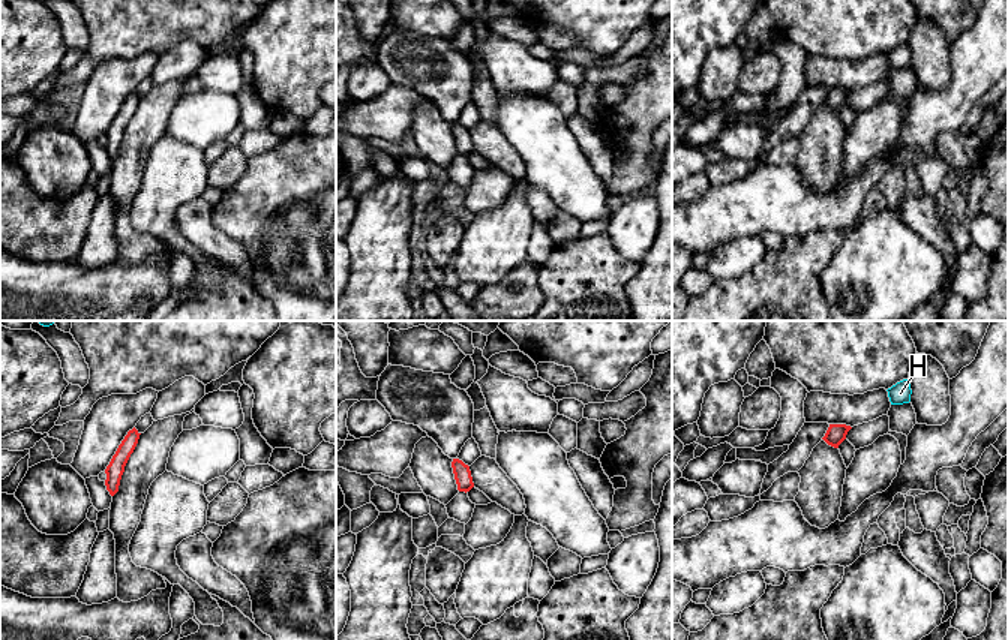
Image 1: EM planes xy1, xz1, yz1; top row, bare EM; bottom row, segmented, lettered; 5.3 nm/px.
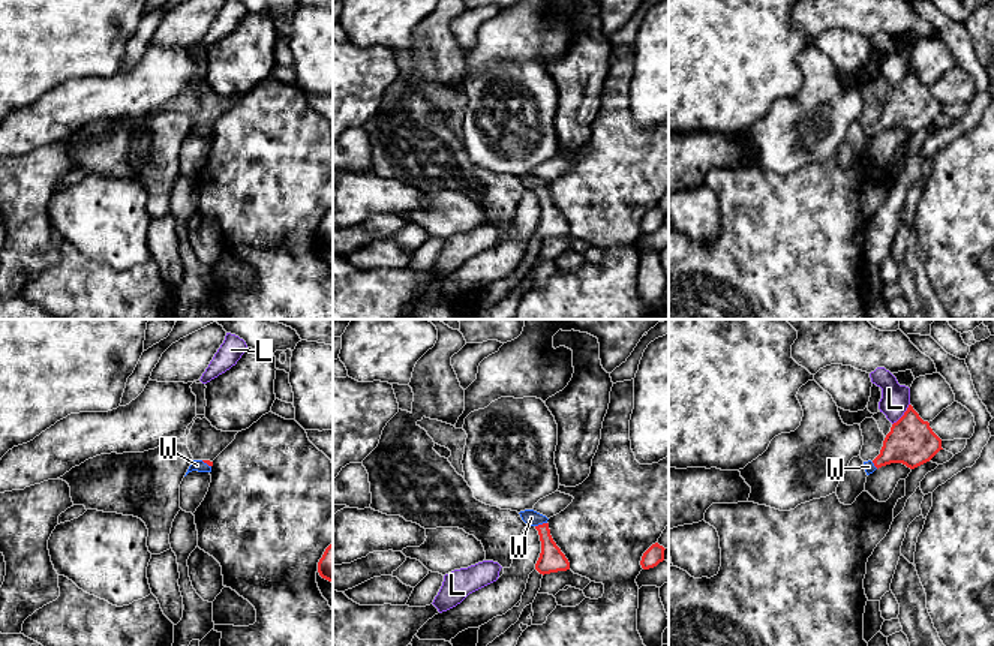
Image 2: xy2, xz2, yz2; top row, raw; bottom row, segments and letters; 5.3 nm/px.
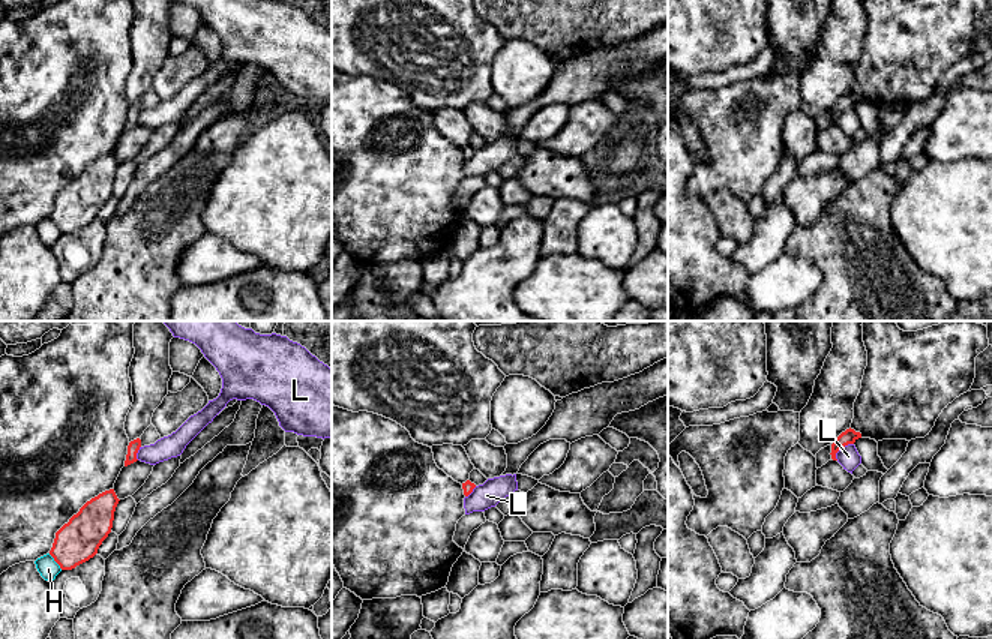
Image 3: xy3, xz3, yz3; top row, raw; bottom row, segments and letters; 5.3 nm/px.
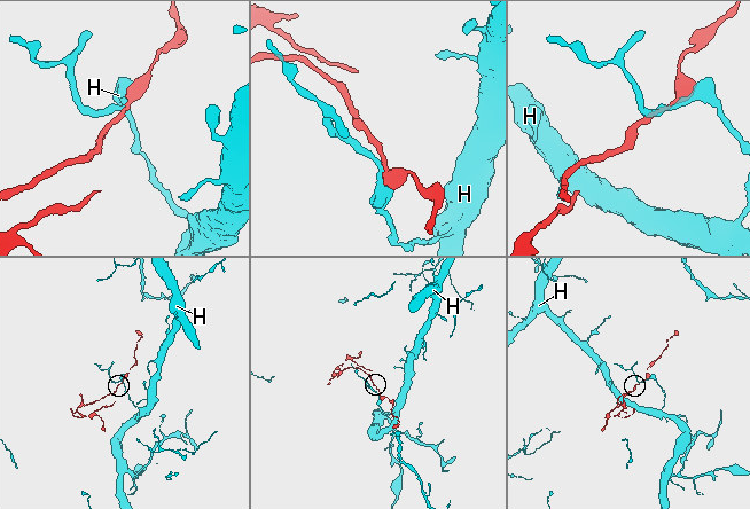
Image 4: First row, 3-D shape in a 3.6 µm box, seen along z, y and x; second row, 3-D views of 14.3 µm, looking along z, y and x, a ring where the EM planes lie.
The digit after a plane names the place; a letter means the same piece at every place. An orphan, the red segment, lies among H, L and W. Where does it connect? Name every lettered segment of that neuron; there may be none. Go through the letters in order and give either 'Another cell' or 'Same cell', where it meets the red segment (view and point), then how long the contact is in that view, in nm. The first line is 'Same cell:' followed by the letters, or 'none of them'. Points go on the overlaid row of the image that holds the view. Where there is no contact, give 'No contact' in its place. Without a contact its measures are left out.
Same cell: W
H: Another cell. Touches red at xy3 (54, 560). Shared border 120 nm
L: Another cell. Touches red at yz3 (842, 446). Shared border 130 nm
W: Same cell. Touches red at xz2 (540, 525). Shared border 70 nm

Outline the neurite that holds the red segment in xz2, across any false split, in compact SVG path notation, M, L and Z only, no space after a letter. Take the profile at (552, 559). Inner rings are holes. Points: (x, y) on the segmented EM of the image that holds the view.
M525 510L525 511L520 511L519 514L522 520L526 525L534 526L540 535L541 553L535 564L535 570L543 576L570 570L568 559L561 552L561 549L556 546L556 543L553 541L550 535L550 529L547 523L549 519L534 510Z

